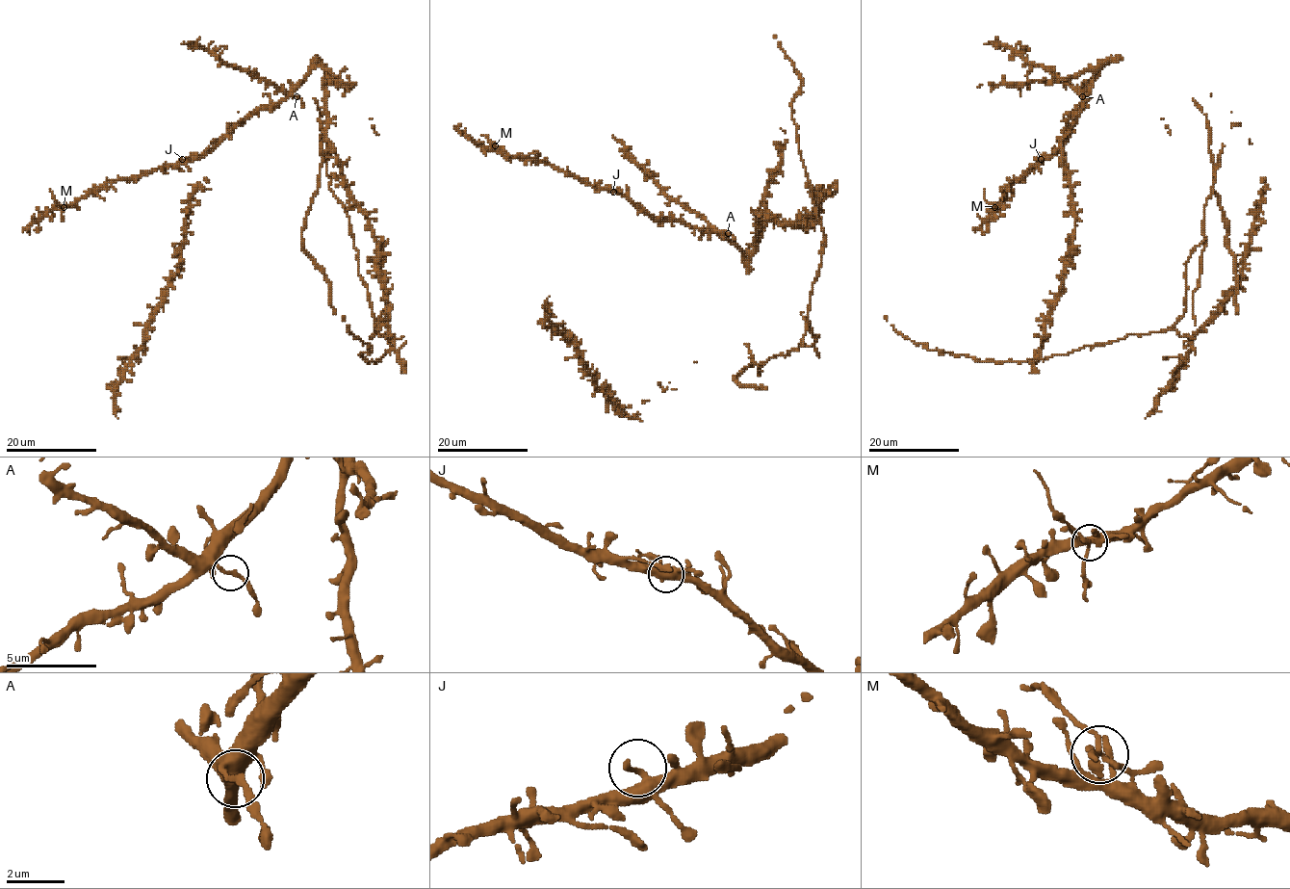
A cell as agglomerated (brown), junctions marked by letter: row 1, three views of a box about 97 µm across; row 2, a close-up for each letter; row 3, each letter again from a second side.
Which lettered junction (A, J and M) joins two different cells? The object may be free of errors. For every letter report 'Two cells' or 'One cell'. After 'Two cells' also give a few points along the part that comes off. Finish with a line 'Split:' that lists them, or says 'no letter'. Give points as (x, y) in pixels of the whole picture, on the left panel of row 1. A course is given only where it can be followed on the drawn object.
A: One cell
J: One cell
M: Two cells. Course of the part to remove: (63, 206), (49, 189)
Split: M

